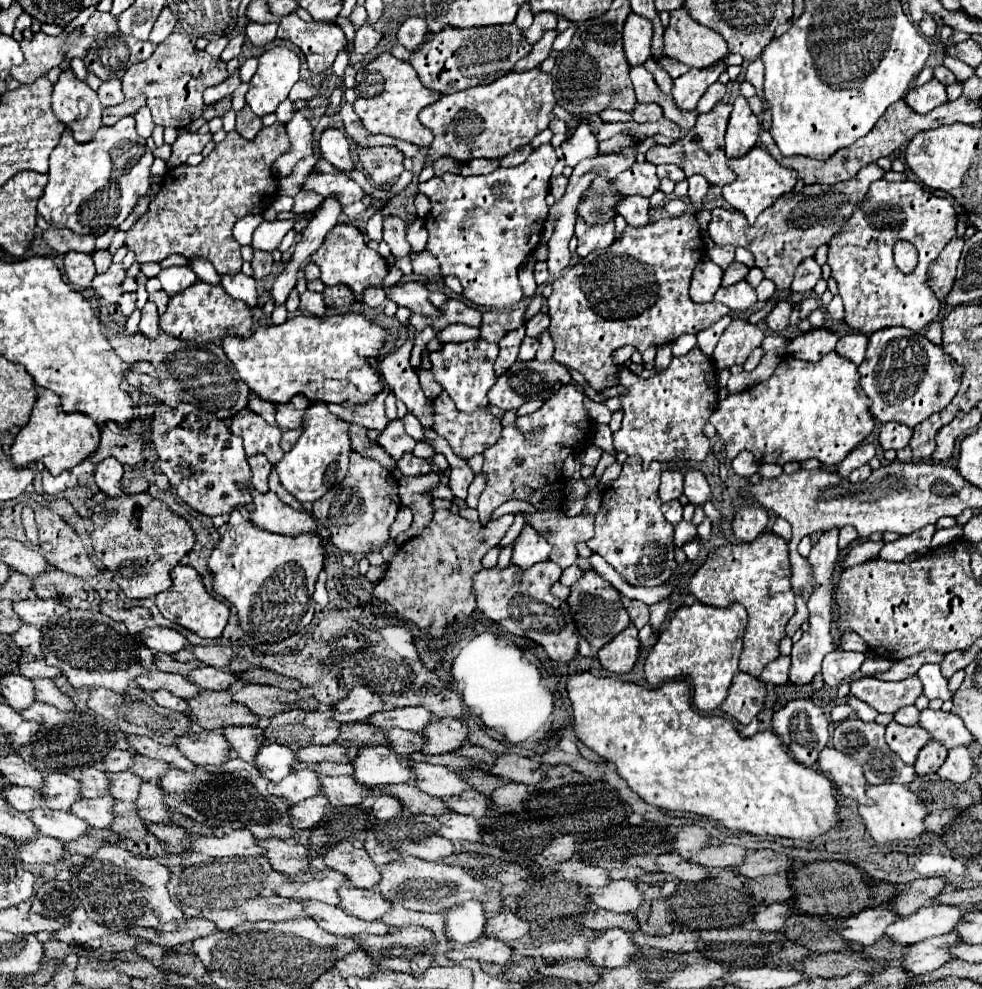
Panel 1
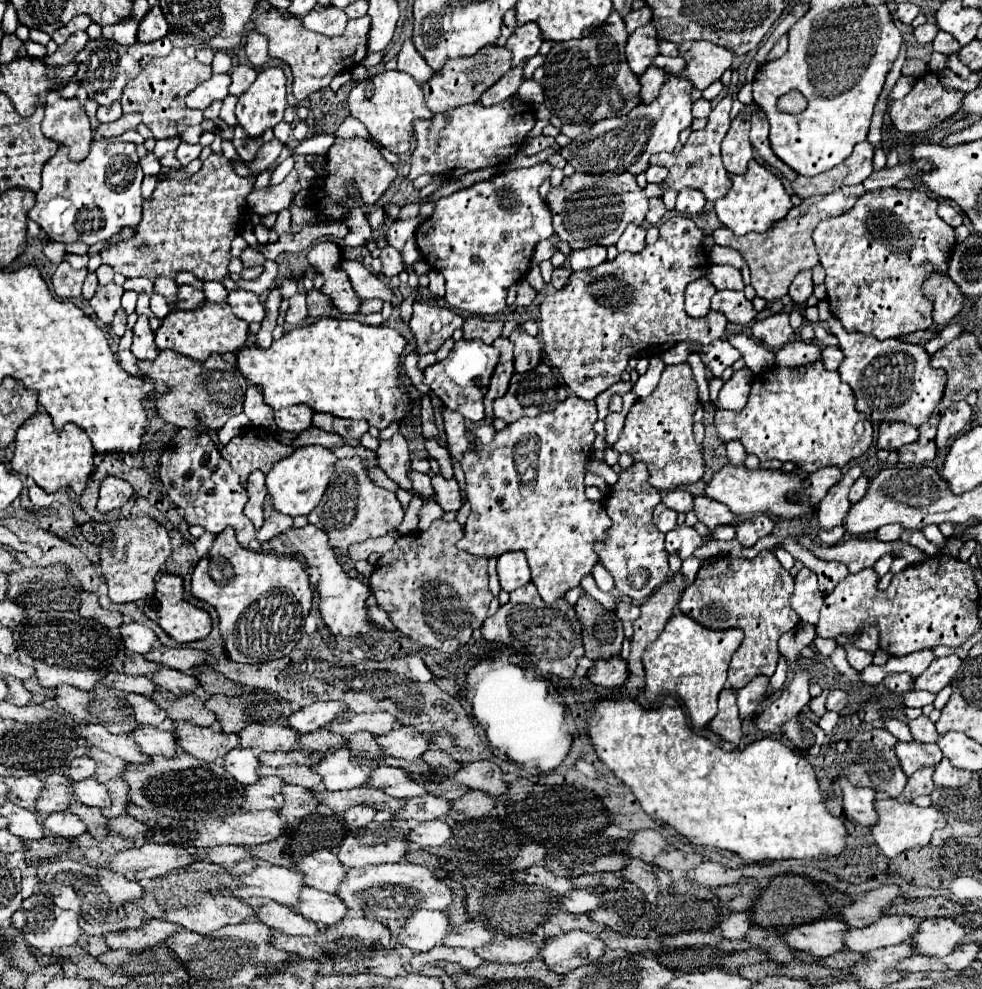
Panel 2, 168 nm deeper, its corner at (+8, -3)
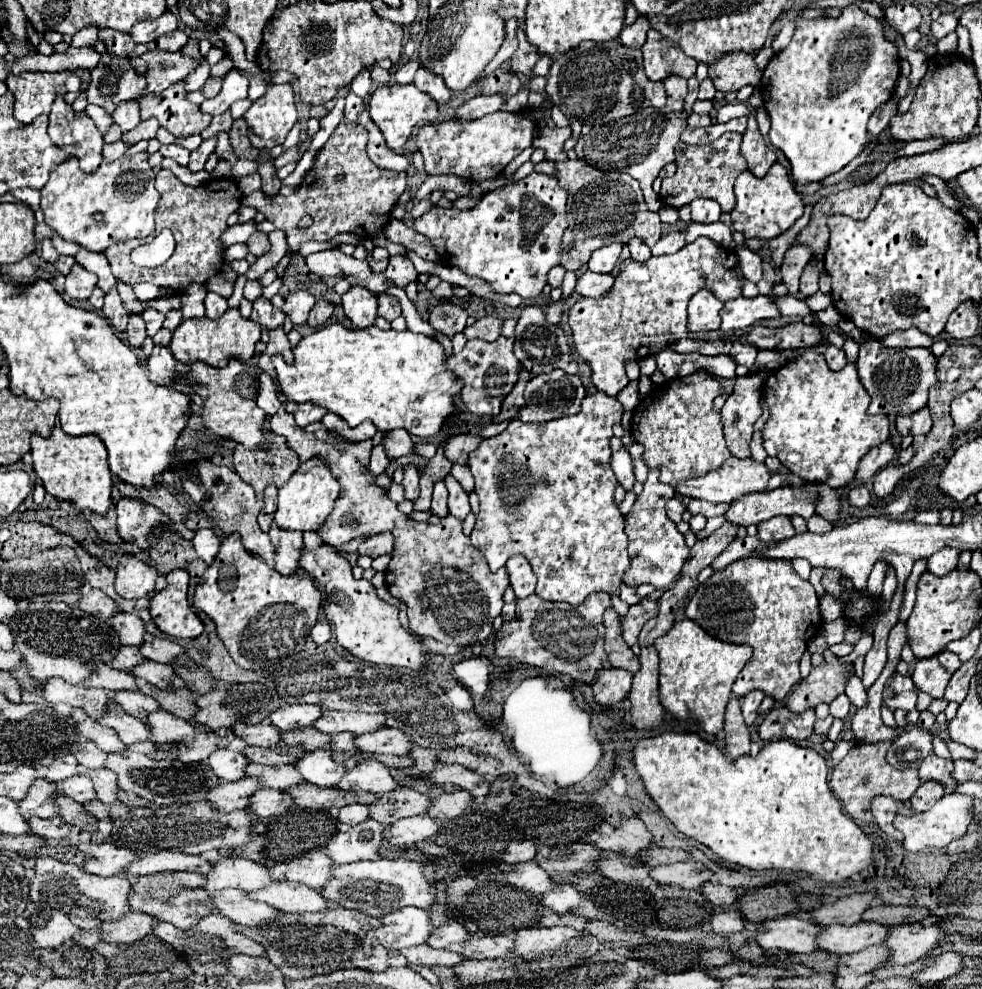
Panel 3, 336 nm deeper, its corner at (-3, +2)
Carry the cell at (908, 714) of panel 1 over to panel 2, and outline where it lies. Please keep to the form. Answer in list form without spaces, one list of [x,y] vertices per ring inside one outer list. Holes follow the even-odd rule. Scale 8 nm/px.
[[[922,715],[922,717],[914,719],[914,721],[910,721],[908,727],[910,727],[914,739],[918,739],[918,741],[924,741],[924,743],[936,743],[936,741],[940,739],[940,735],[934,731],[934,723],[932,723],[926,715]]]

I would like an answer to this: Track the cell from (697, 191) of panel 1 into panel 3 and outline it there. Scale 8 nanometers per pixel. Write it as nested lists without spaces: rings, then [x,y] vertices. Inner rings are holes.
[[[695,198],[691,202],[691,216],[695,222],[717,222],[721,216],[721,206],[711,198]]]

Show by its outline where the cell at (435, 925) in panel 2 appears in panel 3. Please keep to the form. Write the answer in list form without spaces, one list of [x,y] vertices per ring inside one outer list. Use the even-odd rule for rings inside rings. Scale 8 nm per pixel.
[[[403,908],[383,916],[383,926],[367,934],[367,940],[379,940],[387,950],[401,950],[425,944],[433,932],[433,922],[423,908]]]

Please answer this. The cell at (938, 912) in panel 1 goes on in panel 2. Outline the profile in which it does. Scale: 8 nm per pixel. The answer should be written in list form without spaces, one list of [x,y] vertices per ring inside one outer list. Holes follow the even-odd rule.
[[[884,915],[876,923],[850,929],[844,935],[844,947],[856,953],[868,953],[872,949],[898,945],[910,941],[918,927],[918,919],[906,915]]]

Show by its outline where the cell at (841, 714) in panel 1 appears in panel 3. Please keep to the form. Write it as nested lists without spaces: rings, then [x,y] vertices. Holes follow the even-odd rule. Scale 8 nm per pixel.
[[[879,676],[877,682],[867,690],[867,704],[859,708],[853,716],[853,732],[859,742],[883,742],[893,740],[897,732],[883,724],[881,720],[881,704],[883,704],[883,690],[889,678]]]

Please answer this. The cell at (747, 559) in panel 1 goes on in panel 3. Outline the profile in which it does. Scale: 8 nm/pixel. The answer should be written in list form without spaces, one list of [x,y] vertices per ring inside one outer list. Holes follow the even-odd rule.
[[[749,556],[729,564],[721,572],[713,572],[711,578],[697,586],[685,606],[685,614],[711,636],[753,648],[751,660],[733,684],[735,696],[763,690],[775,700],[783,700],[801,680],[799,658],[807,642],[821,630],[819,600],[811,582],[801,580],[791,562],[763,556]]]

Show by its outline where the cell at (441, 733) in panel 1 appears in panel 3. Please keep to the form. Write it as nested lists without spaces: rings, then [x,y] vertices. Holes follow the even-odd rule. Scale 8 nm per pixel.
[[[389,728],[361,734],[355,738],[355,746],[363,752],[371,754],[395,754],[395,756],[409,756],[411,752],[411,738],[401,728]]]

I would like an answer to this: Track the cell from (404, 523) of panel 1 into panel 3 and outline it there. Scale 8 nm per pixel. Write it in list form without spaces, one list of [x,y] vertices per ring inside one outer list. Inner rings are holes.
[[[393,534],[371,536],[359,546],[359,554],[367,554],[371,558],[377,558],[381,554],[391,554],[391,552],[393,552]]]

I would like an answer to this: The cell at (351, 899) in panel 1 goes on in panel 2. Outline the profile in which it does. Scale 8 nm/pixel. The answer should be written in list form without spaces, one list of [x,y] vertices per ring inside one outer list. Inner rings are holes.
[[[312,887],[300,889],[300,899],[290,909],[304,915],[306,919],[314,923],[324,923],[324,925],[334,925],[342,917],[346,917],[346,907],[342,899],[338,899],[332,893],[312,889]]]

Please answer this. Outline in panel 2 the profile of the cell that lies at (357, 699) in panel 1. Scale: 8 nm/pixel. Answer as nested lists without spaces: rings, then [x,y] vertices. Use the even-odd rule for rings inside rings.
[[[316,701],[312,705],[300,707],[288,717],[288,727],[292,727],[298,733],[310,733],[320,727],[326,727],[338,713],[346,711],[344,703],[334,701]]]

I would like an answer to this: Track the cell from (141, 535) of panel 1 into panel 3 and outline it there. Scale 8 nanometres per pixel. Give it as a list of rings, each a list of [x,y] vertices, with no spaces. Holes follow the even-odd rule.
[[[123,554],[117,566],[115,590],[123,598],[143,598],[155,590],[159,574],[157,568],[135,558],[133,554]]]

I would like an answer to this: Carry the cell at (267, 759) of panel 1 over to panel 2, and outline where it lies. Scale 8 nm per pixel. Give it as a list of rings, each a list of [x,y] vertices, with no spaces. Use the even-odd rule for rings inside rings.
[[[230,749],[224,757],[224,769],[242,785],[250,785],[258,781],[256,767],[258,767],[258,757],[254,755],[252,749]]]

